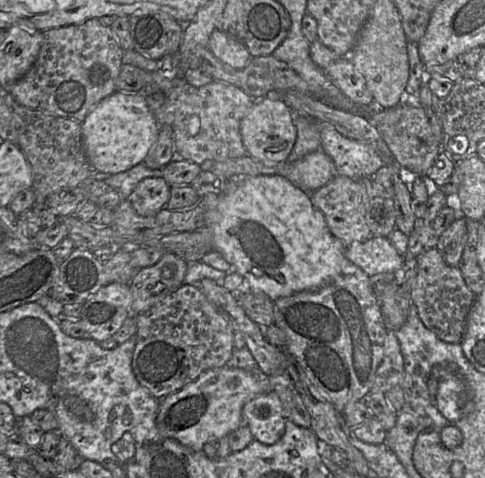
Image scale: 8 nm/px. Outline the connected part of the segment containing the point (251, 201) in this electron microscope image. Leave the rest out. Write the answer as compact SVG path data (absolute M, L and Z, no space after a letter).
M258 175L227 178L224 191L219 195L216 207L206 212L205 224L205 227L210 228L213 232L213 250L219 252L232 265L233 270L245 278L246 288L262 292L272 301L297 292L320 288L340 273L342 263L346 258L347 246L331 233L324 215L312 204L310 194L299 189L283 176Z

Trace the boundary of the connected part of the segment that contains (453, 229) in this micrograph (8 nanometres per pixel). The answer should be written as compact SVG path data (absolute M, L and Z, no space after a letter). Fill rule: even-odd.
M459 217L439 236L436 248L444 261L458 267L467 241L466 217Z

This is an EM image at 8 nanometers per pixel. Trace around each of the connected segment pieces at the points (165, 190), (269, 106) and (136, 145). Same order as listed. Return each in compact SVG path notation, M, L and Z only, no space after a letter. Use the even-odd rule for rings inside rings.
M163 177L141 180L129 195L133 208L141 216L152 216L165 208L170 199L170 185Z
M267 95L256 100L240 123L240 134L247 155L265 165L277 165L287 160L297 138L294 112L279 95Z
M114 91L94 106L81 123L82 144L92 170L117 174L144 163L155 145L160 125L141 93Z

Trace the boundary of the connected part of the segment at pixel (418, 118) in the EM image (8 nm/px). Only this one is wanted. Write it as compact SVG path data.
M400 102L383 111L375 109L369 112L374 113L375 126L398 164L416 176L427 177L428 171L441 151L441 145L434 134L426 109Z

